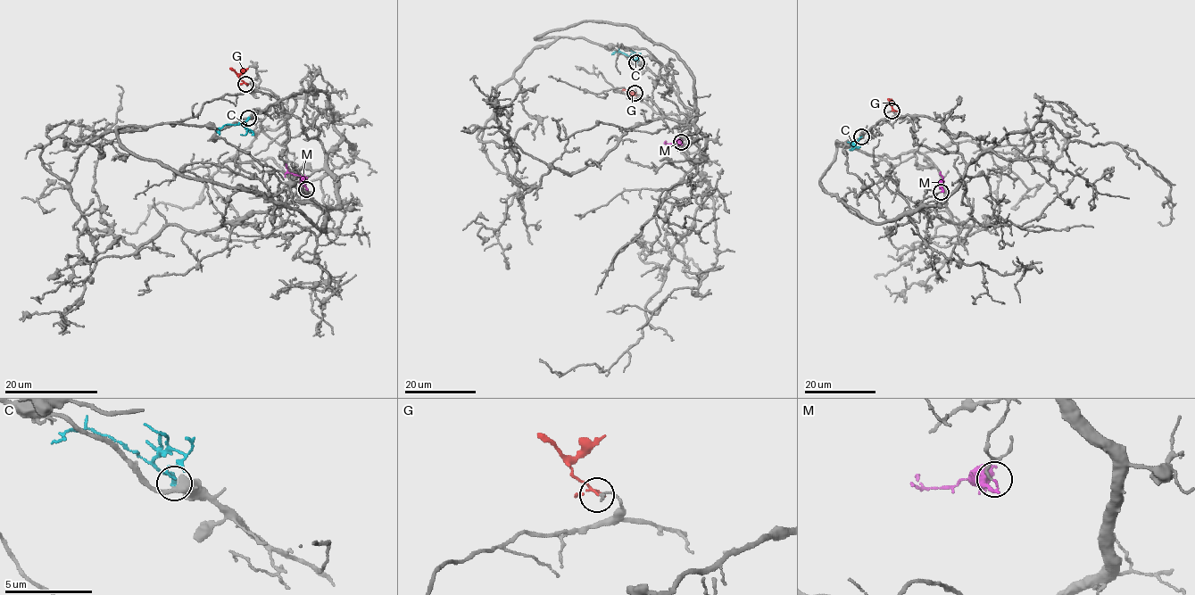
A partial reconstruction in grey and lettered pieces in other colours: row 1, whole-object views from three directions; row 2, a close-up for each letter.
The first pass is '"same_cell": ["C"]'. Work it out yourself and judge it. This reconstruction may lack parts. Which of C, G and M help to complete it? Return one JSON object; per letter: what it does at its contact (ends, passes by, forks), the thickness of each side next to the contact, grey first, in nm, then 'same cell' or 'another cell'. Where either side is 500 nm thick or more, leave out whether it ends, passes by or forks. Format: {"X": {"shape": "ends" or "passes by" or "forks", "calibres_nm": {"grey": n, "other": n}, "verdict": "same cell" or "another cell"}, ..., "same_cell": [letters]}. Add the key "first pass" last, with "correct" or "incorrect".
{"C": {"shape": "ends", "calibres_nm": {"grey": 480, "other": 220}, "verdict": "another cell"}, "G": {"shape": "forks", "calibres_nm": {"grey": 110, "other": 90}, "verdict": "another cell"}, "M": {"shape": "ends", "calibres_nm": {"grey": 100, "other": 130}, "verdict": "another cell"}, "same_cell": [], "first pass": "incorrect"}

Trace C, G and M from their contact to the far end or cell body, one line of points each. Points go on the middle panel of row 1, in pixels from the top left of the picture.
C: (636, 62), (625, 53), (614, 53)
G: (634, 93), (622, 90)
M: (681, 142), (665, 142)

